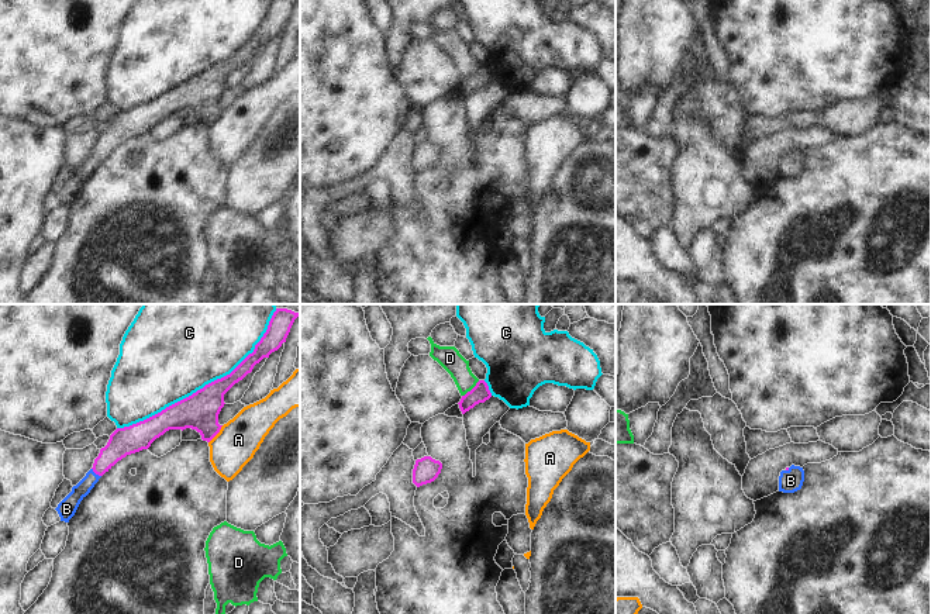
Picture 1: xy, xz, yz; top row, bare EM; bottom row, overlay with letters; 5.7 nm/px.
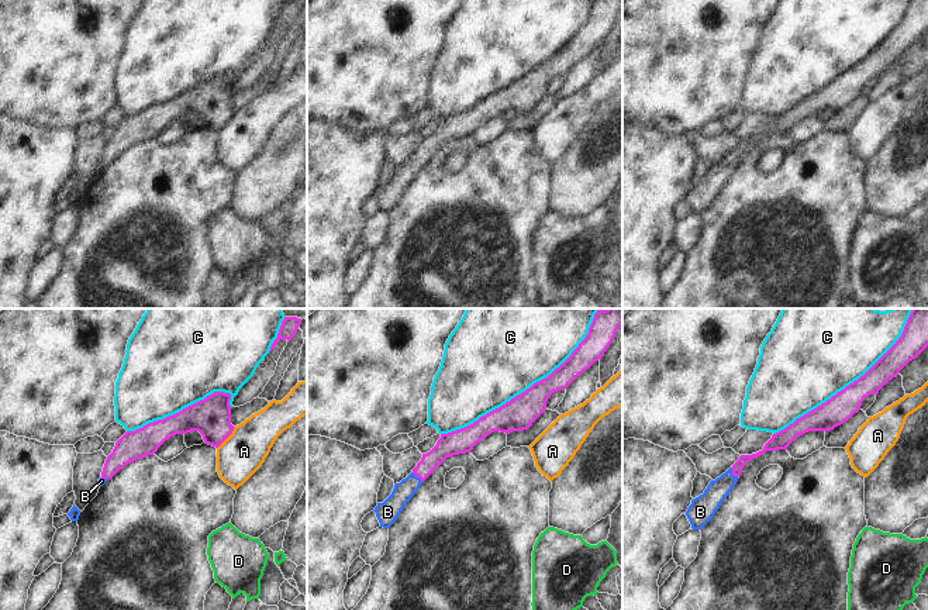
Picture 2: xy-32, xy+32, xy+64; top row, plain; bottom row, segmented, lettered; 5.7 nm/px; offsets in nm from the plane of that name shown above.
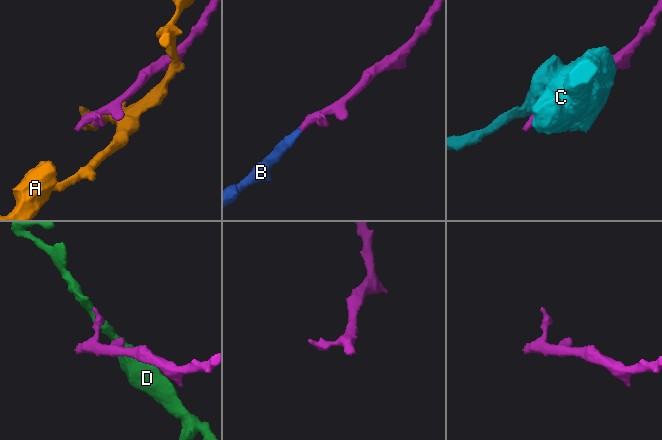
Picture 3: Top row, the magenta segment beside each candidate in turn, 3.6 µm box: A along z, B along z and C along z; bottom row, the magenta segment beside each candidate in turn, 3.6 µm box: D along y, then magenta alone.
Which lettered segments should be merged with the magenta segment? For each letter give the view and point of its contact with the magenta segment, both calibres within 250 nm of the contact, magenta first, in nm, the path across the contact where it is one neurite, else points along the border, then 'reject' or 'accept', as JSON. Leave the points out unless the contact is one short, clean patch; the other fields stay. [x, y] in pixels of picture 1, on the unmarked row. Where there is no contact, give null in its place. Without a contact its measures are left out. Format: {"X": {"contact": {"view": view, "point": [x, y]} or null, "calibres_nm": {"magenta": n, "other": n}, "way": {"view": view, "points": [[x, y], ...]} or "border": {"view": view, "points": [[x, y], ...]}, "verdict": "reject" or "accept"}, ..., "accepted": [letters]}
{"A": {"contact": {"view": "xy", "point": [217, 117]}, "calibres_nm": {"magenta": 220, "other": 240}, "border": {"view": "xy", "points": [[223, 110], [209, 127]]}, "verdict": "reject"}, "B": {"contact": {"view": "xy", "point": [96, 158]}, "calibres_nm": {"magenta": 160, "other": 100}, "way": {"view": "xy", "points": [[124, 126], [102, 148], [96, 158], [68, 190]]}, "verdict": "accept"}, "C": {"contact": {"view": "xy", "point": [203, 72]}, "calibres_nm": {"magenta": 220, "other": 480}, "verdict": "reject"}, "D": {"contact": {"view": "xz", "point": [472, 73]}, "calibres_nm": {"magenta": 100, "other": 130}, "border": {"view": "xz", "points": [[479, 65], [462, 80]]}, "verdict": "reject"}, "accepted": ["B"]}

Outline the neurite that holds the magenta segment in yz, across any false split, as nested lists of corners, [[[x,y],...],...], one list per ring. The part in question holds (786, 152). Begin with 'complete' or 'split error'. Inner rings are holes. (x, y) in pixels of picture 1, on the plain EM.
split error | [[[792,149],[780,156],[779,176],[794,177],[801,173],[804,166],[804,155],[800,151]]]

